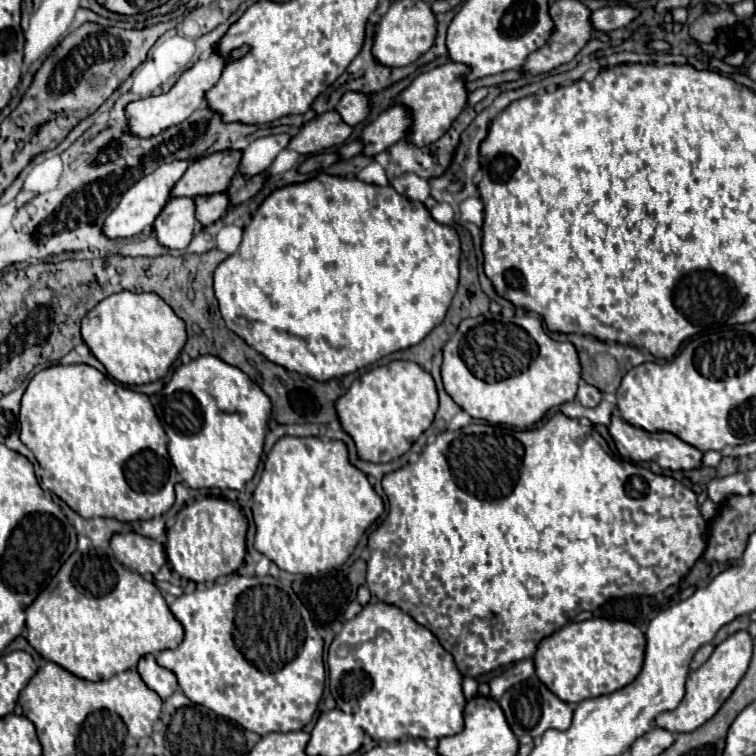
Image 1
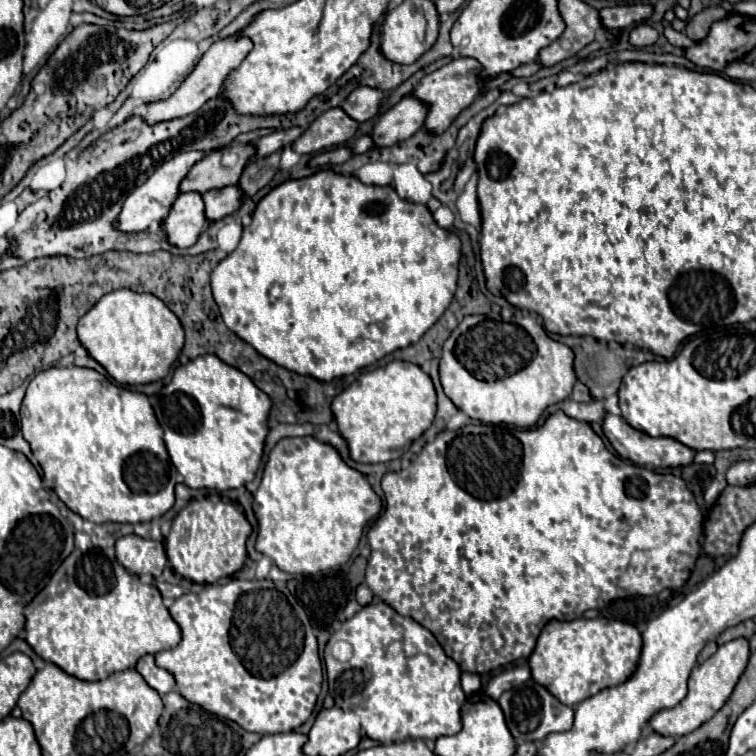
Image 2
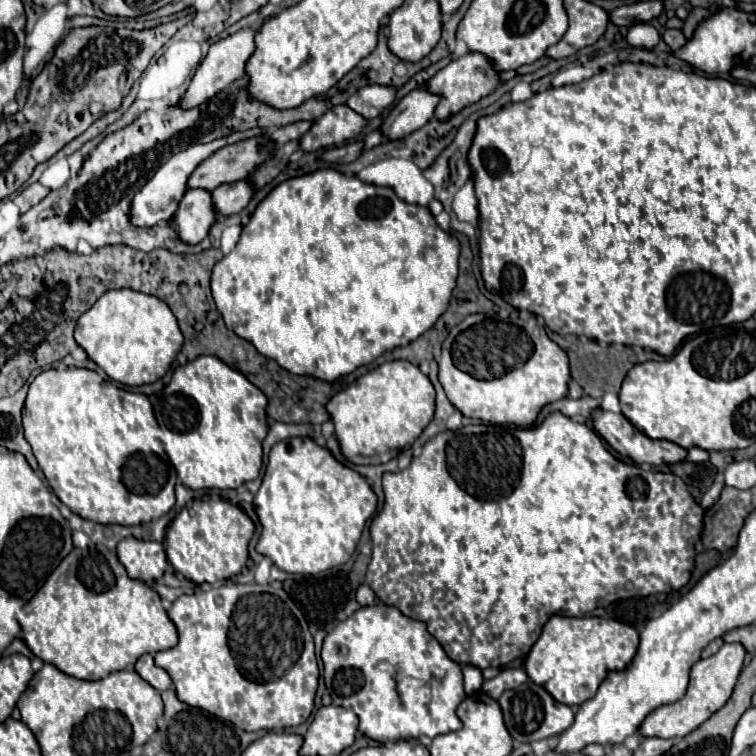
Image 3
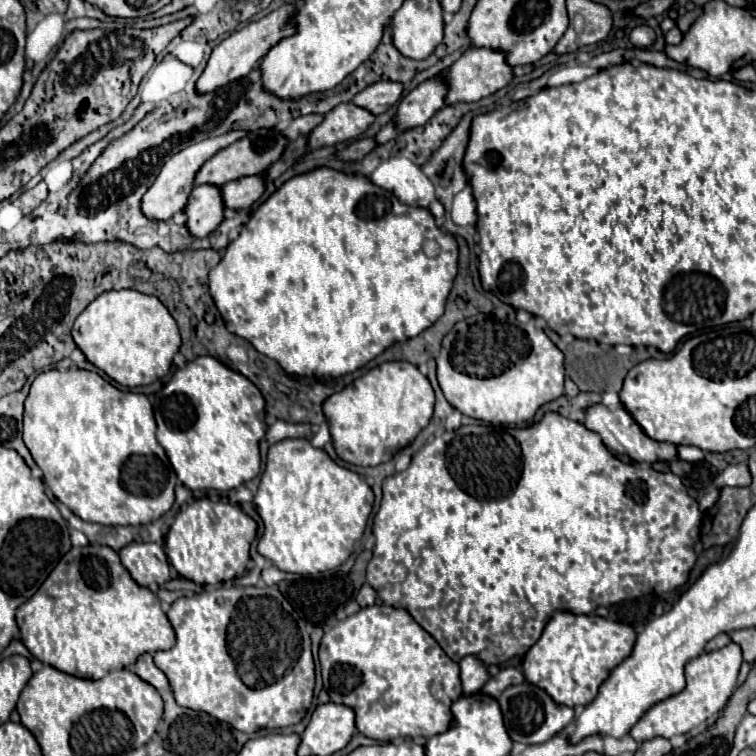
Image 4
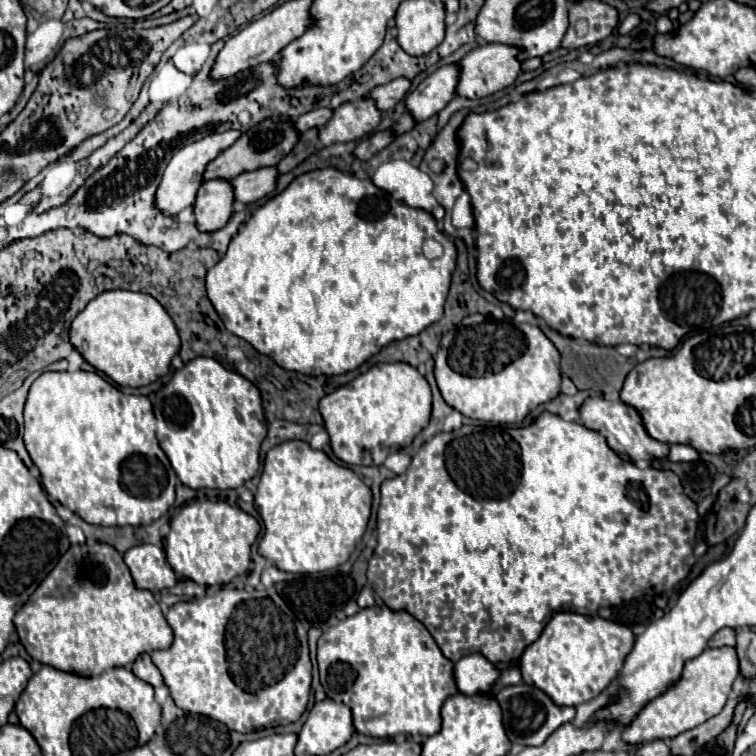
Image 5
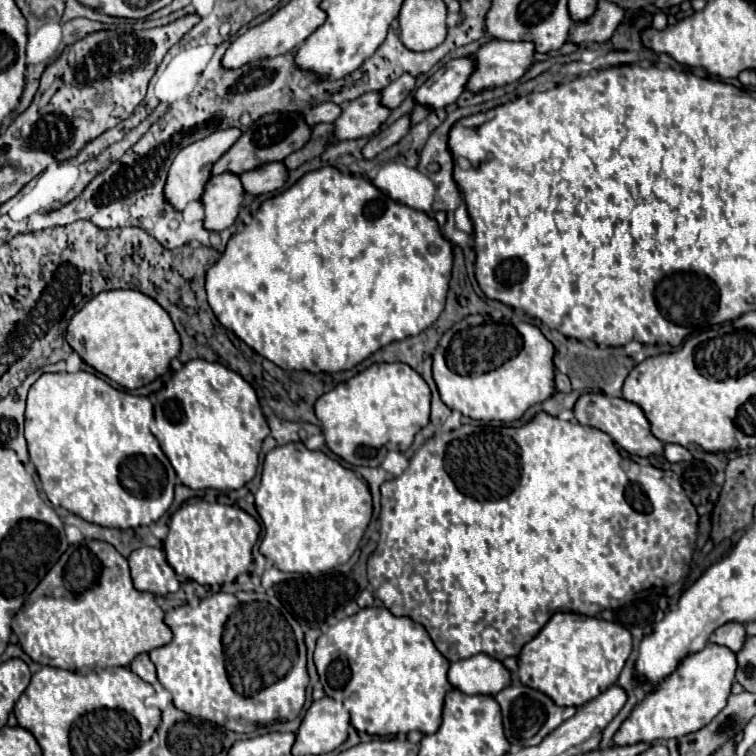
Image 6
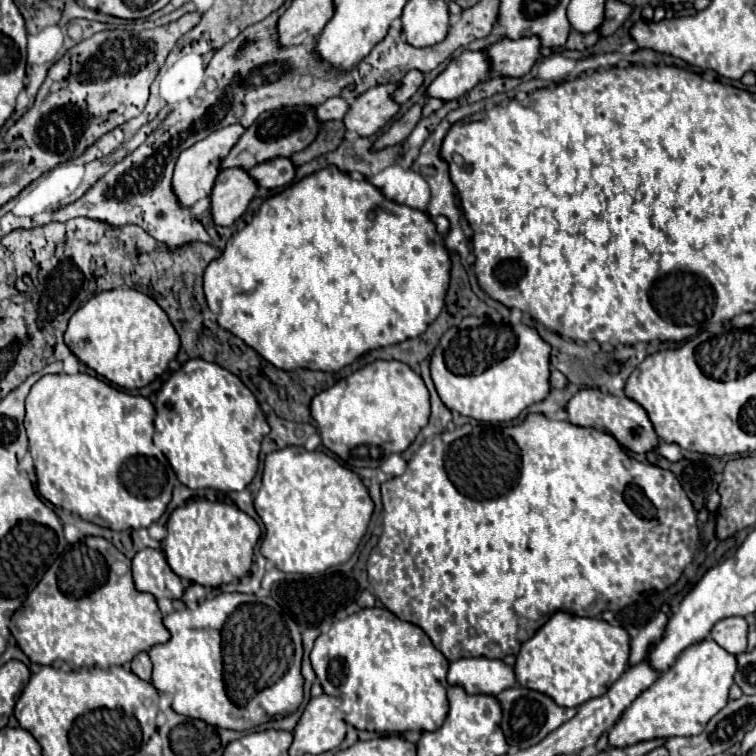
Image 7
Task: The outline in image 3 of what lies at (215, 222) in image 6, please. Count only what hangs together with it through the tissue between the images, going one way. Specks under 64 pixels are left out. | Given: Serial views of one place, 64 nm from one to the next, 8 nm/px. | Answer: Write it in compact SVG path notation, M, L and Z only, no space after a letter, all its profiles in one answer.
M188 190L172 218L174 230L184 244L198 244L208 236L210 226L216 220L216 212L212 208L210 192L206 190Z

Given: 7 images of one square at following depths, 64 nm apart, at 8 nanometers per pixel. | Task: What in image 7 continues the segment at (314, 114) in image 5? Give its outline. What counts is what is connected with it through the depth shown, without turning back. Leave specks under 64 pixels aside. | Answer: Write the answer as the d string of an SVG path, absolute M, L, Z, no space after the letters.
M330 98L324 104L316 106L314 112L316 112L316 118L320 122L326 122L326 120L342 120L344 114L348 112L348 104L342 98Z

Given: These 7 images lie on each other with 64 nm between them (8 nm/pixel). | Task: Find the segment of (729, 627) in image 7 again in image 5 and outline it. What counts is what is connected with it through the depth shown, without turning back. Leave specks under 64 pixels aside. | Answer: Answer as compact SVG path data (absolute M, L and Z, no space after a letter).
M722 628L720 632L716 632L716 636L712 636L712 640L708 642L710 648L722 648L722 646L736 646L736 632L732 628Z

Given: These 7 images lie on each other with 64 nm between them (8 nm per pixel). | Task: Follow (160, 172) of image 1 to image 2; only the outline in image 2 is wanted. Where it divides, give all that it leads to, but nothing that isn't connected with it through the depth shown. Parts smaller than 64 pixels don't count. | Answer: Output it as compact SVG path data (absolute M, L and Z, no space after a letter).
M186 152L186 154L178 154L168 162L162 162L153 172L152 176L138 186L134 192L128 194L128 198L122 204L120 216L116 218L116 230L120 232L142 232L146 230L152 222L160 222L166 218L166 214L170 212L170 206L174 204L178 192L178 184L182 182L182 178L188 174L188 170L204 156L204 152Z

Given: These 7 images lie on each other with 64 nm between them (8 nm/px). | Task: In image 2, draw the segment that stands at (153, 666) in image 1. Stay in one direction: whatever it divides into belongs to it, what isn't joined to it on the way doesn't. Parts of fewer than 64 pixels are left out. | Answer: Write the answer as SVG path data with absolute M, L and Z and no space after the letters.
M146 654L144 658L138 660L136 664L136 670L142 674L142 678L148 682L148 686L152 686L160 696L172 692L176 688L176 680L174 676L164 670L164 668L158 668L154 664L154 656L152 654Z

